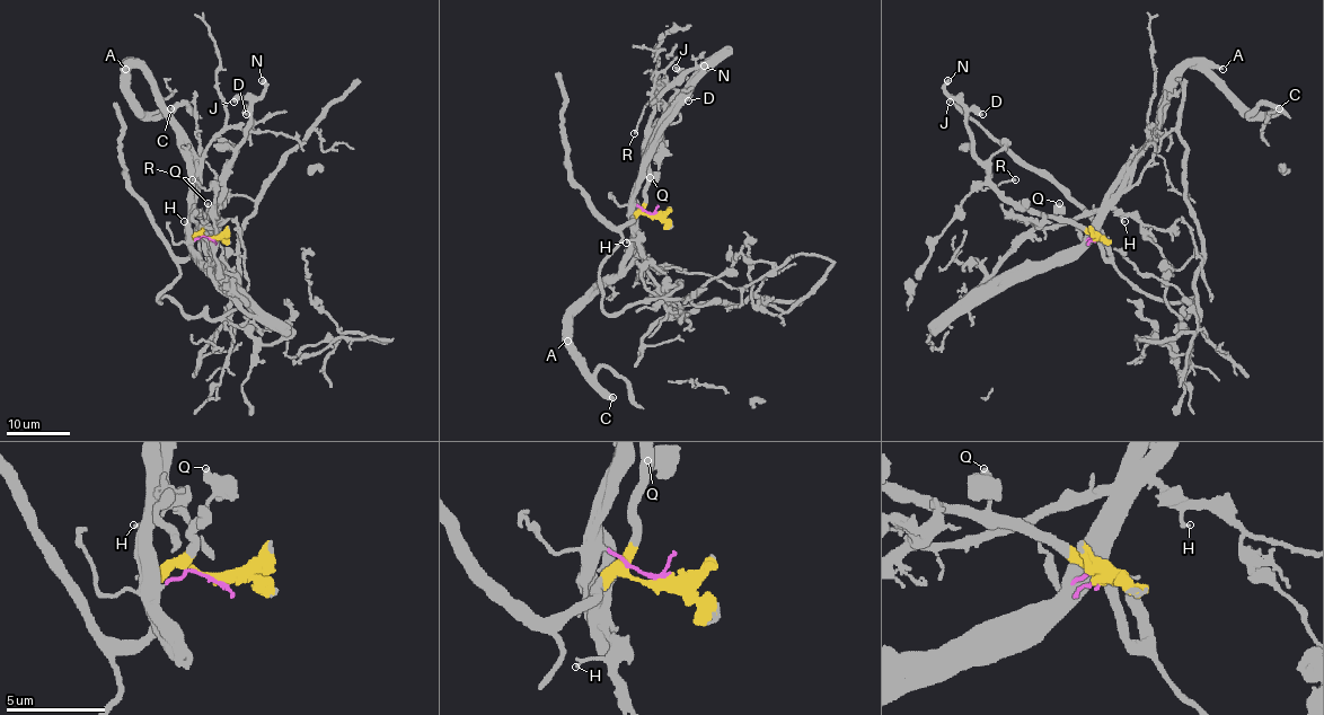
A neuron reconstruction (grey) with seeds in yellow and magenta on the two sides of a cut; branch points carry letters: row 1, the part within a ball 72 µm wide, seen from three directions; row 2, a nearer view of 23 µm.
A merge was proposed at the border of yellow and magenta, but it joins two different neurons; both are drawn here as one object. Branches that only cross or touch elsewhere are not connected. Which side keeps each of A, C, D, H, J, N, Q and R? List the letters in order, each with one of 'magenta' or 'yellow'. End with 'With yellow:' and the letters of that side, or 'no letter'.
A: magenta
C: magenta
D: yellow
H: magenta
J: yellow
N: yellow
Q: yellow
R: yellow
With yellow: D, J, N, Q, R

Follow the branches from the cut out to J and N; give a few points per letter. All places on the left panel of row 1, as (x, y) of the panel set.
J: (211, 239), (201, 231), (215, 204), (222, 171), (236, 152), (250, 118), (250, 105), (246, 98), (232, 102)
N: (211, 239), (201, 235), (204, 219), (217, 203), (222, 171), (244, 137), (252, 103), (264, 89), (262, 79)

